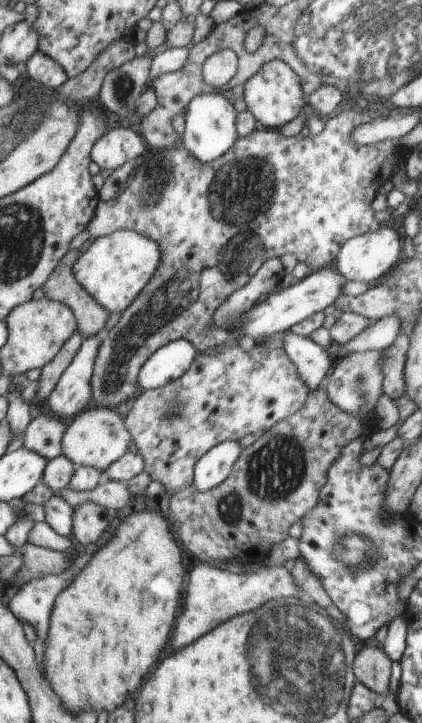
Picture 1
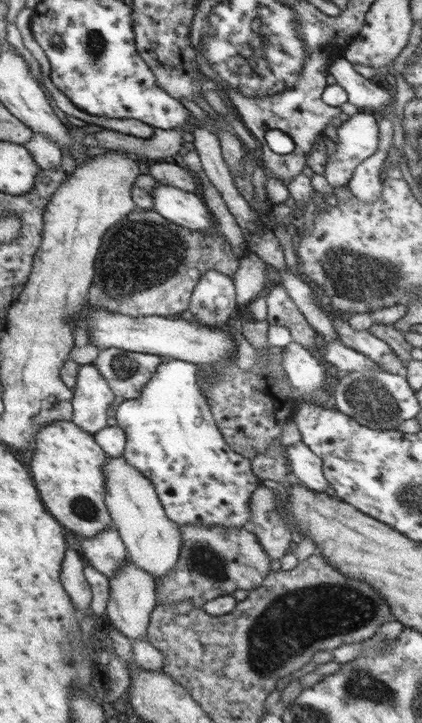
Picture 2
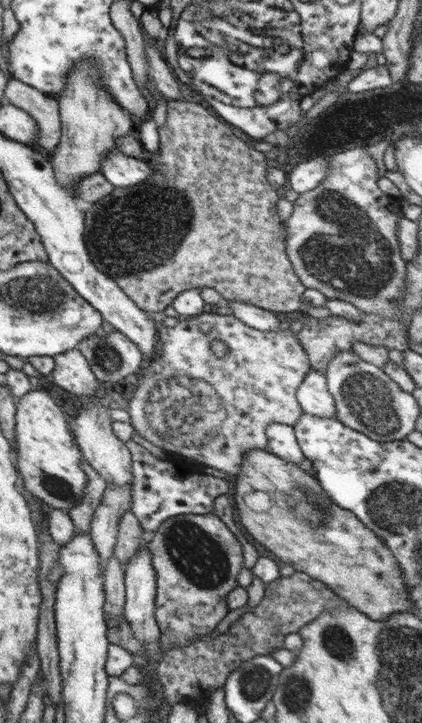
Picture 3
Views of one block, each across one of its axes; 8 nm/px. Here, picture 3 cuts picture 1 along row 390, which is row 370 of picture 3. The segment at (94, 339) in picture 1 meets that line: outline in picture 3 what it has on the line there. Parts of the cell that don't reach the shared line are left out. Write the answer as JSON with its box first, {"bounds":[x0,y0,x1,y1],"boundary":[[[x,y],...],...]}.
{"bounds":[49,349,108,396],"boundary":[[[77,349],[53,355],[54,368],[49,379],[60,389],[77,396],[102,394],[108,387],[98,381],[86,357]]]}

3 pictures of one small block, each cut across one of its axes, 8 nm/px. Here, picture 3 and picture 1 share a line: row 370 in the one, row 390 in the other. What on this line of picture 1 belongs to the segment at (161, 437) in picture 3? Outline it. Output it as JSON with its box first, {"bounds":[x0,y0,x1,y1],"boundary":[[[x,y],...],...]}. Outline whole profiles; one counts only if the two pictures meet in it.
{"bounds":[124,342,310,496],"boundary":[[[237,342],[227,343],[217,350],[198,353],[197,358],[194,362],[192,362],[190,369],[181,378],[171,381],[165,386],[139,392],[136,395],[136,400],[134,400],[134,406],[132,406],[132,410],[128,412],[128,416],[126,416],[124,423],[125,428],[130,432],[131,442],[136,445],[138,453],[143,457],[143,472],[146,472],[146,474],[149,475],[151,481],[160,482],[160,484],[164,487],[164,495],[166,496],[170,493],[180,491],[185,487],[193,485],[195,465],[208,450],[211,450],[214,446],[217,446],[225,441],[240,441],[249,434],[253,434],[258,437],[262,436],[277,423],[284,421],[286,418],[289,418],[291,415],[298,412],[301,406],[306,403],[306,398],[308,398],[309,392],[310,388],[307,388],[306,384],[301,382],[299,373],[295,370],[294,364],[290,361],[290,358],[286,355],[283,348],[271,350],[266,348],[266,346],[257,344],[250,352],[245,352],[238,346]]]}

